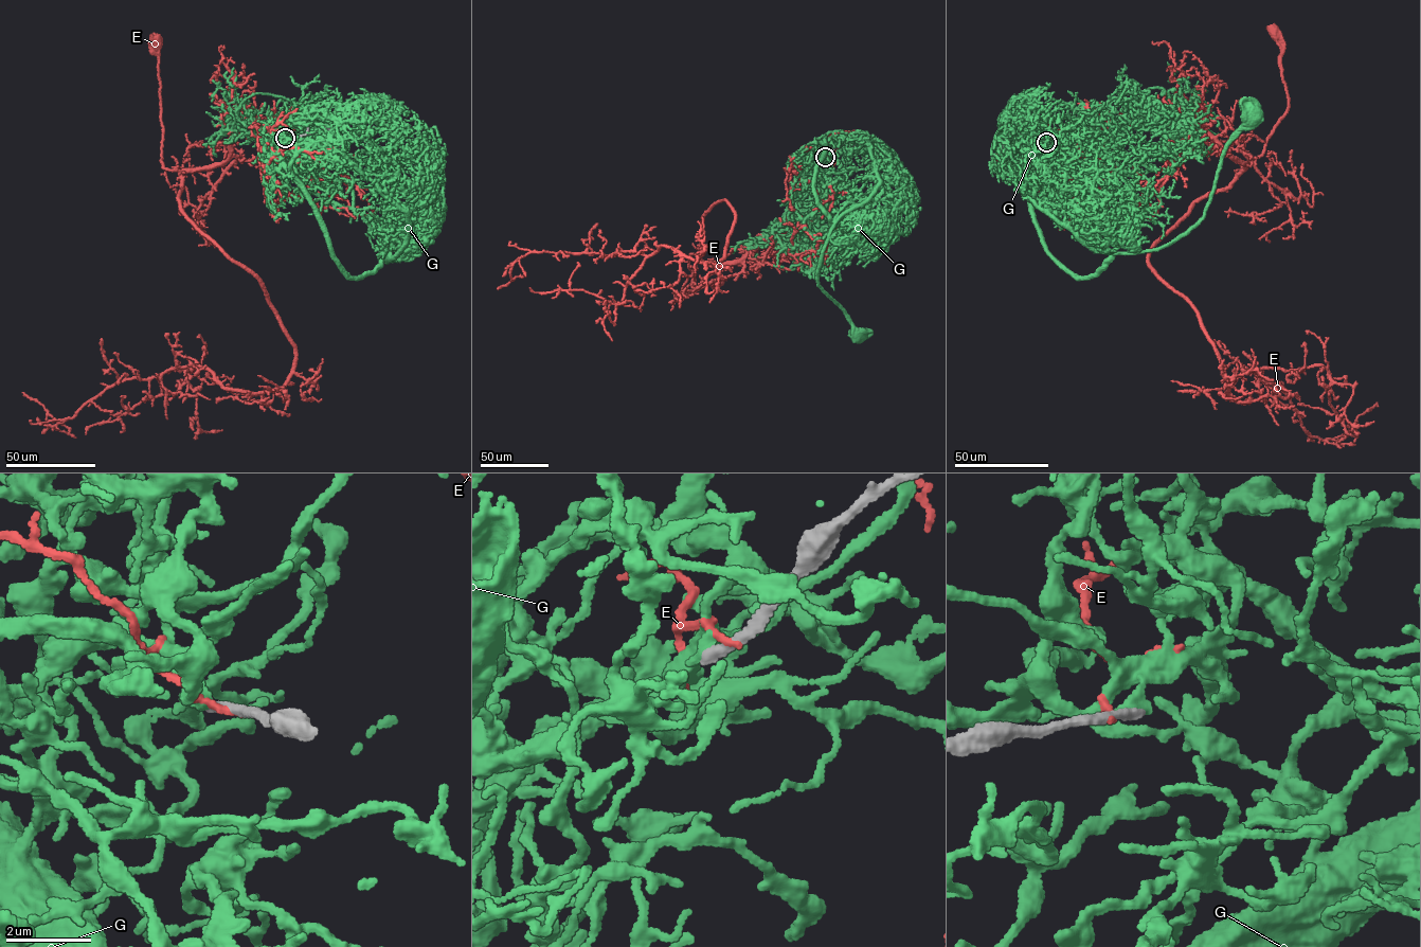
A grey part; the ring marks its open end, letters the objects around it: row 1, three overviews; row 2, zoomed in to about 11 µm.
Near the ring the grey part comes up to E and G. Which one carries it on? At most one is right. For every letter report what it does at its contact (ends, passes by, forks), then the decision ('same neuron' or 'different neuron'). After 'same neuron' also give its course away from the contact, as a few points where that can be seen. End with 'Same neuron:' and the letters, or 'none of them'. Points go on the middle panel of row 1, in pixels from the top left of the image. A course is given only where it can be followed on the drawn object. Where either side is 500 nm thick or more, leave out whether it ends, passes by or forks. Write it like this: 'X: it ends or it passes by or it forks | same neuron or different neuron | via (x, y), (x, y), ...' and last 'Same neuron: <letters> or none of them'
E: it ends | different neuron
G: it ends | different neuron
Same neuron: none of them

